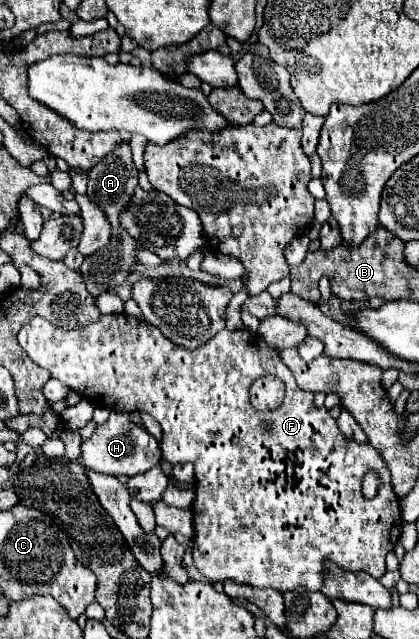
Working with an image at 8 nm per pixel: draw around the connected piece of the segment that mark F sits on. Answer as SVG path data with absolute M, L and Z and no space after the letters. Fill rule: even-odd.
M35 316L19 330L19 344L35 364L49 370L55 380L79 392L89 402L93 398L97 406L115 412L151 414L163 428L159 442L163 458L171 466L185 462L195 466L193 560L209 582L235 580L239 584L275 588L279 592L305 586L315 592L323 586L327 560L343 570L363 570L373 578L385 574L385 556L395 548L403 526L401 506L393 492L387 462L369 442L359 444L347 440L329 410L313 404L313 394L303 392L295 384L279 352L269 348L257 332L245 328L223 330L205 346L185 350L183 346L171 344L171 340L147 324L143 316L99 316L97 322L75 330L61 330L45 318ZM265 374L285 380L287 392L279 408L259 412L249 402L249 388ZM367 470L377 470L381 476L381 488L373 500L361 494L361 480Z

